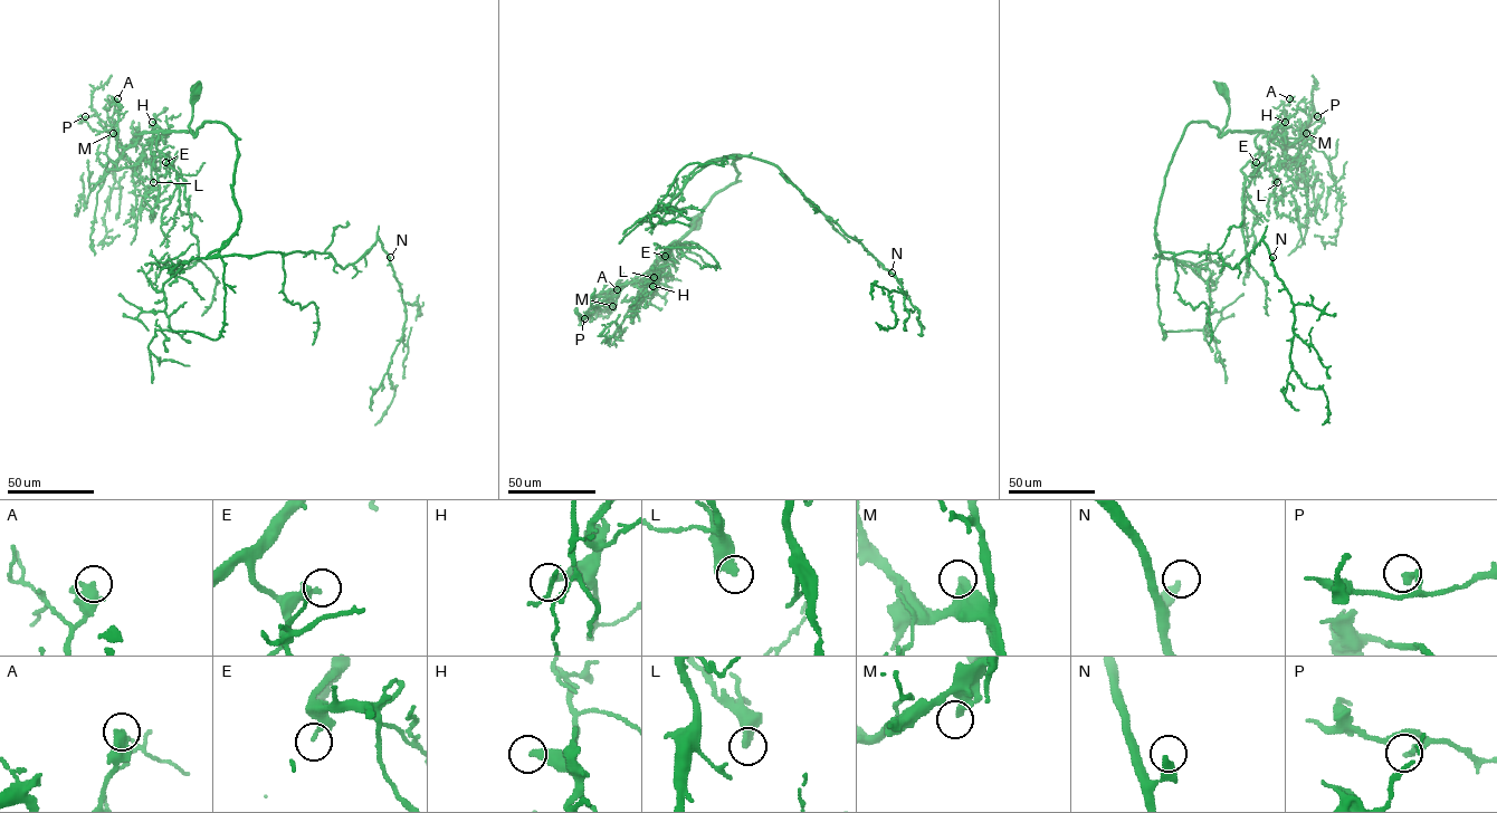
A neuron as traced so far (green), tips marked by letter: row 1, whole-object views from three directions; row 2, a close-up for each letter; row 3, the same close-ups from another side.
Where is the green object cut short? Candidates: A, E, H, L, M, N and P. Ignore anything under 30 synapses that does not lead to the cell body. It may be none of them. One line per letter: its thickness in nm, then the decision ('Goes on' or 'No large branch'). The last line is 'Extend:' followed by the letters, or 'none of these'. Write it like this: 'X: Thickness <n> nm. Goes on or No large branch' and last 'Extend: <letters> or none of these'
A: Thickness 550 nm. No large branch
E: Thickness 280 nm. No large branch
H: Thickness 320 nm. No large branch
L: Thickness 380 nm. No large branch
M: Thickness 320 nm. No large branch
N: Thickness 280 nm. No large branch
P: Thickness 180 nm. No large branch
Extend: none of these

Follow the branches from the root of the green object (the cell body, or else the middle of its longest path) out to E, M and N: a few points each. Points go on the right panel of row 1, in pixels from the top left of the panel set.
E: (1223, 91), (1228, 99), (1229, 115), (1221, 133), (1257, 131), (1255, 141), (1258, 152), (1251, 161), (1256, 162)
M: (1223, 91), (1229, 115), (1222, 134), (1277, 132), (1287, 149), (1306, 133)
N: (1223, 91), (1222, 135), (1191, 122), (1169, 165), (1155, 255), (1217, 254), (1232, 268), (1261, 239), (1273, 257)

